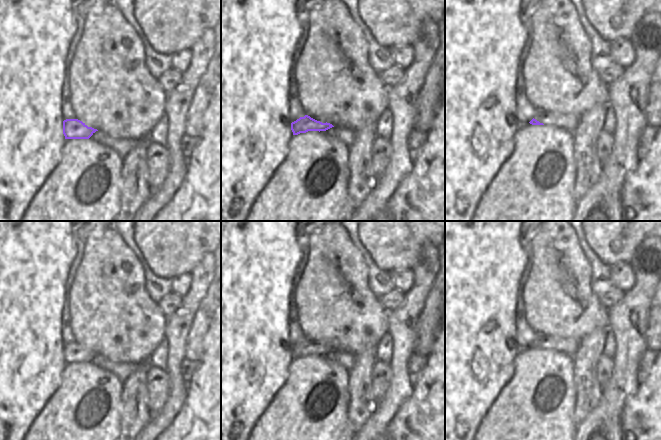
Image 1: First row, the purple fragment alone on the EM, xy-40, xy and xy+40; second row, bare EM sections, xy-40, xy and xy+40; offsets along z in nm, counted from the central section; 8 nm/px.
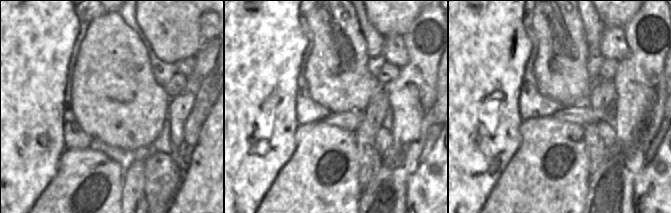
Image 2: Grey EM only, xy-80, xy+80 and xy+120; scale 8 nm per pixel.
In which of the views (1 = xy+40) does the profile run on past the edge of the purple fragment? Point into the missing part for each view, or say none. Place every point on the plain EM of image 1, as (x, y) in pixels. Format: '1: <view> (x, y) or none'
1: xy+40 (566, 345)

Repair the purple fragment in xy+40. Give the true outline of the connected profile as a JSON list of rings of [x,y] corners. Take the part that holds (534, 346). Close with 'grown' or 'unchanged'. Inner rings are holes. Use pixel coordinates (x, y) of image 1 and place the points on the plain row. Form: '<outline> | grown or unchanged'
[[[539,335],[530,346],[532,349],[552,349],[566,355],[574,355],[579,348],[579,341],[570,337],[554,337],[552,335]]] | grown

